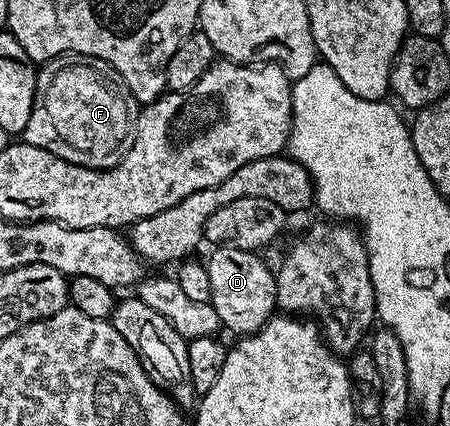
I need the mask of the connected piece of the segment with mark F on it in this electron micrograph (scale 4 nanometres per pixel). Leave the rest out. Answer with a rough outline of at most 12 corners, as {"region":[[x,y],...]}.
{"region":[[95,56],[37,69],[21,139],[85,168],[128,154],[139,109]]}

